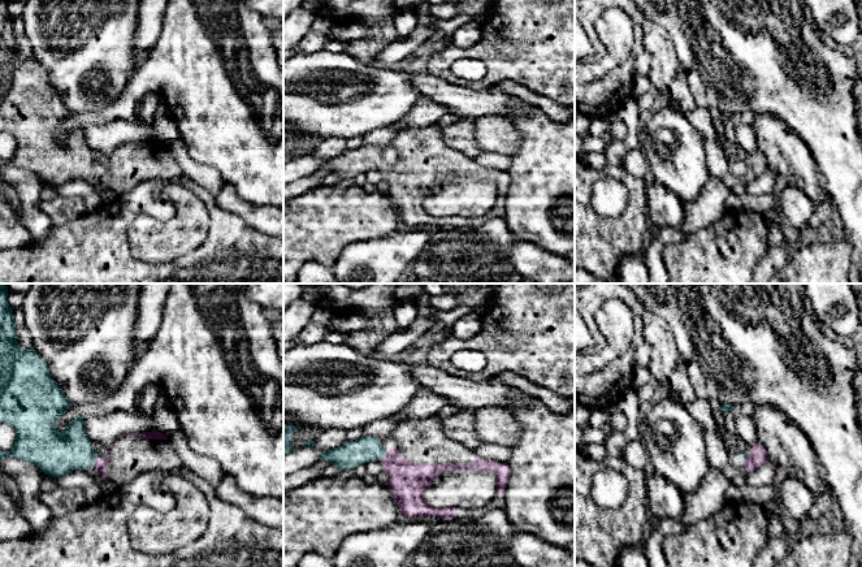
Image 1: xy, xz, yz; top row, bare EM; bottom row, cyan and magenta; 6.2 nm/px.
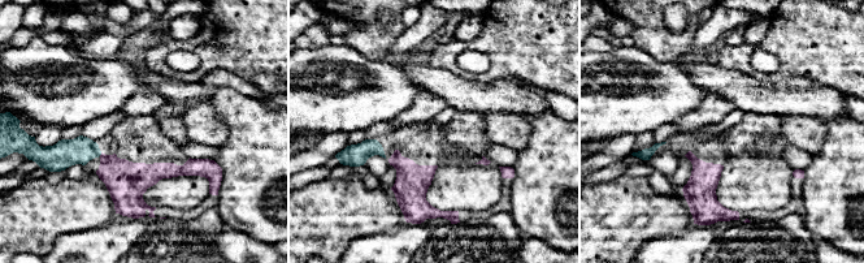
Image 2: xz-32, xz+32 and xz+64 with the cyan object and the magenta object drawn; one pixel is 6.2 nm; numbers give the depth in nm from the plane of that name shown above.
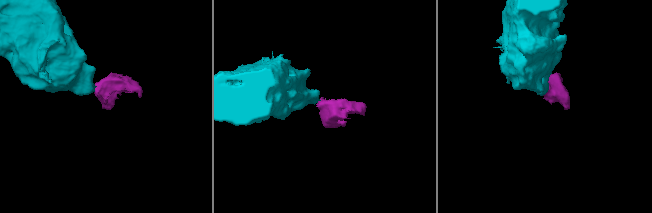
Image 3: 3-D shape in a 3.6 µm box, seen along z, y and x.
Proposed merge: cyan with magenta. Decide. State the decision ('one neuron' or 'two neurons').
one neuron

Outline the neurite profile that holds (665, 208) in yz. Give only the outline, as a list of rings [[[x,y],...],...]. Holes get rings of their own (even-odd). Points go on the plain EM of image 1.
[[[654,182],[647,187],[647,209],[651,225],[680,228],[684,222],[684,204],[673,191]]]

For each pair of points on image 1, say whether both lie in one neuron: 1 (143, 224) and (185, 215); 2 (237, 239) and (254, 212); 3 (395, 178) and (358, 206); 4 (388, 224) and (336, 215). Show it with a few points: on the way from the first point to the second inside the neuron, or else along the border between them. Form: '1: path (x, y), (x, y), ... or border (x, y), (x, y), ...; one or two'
1: path (154, 226), (174, 225); one
2: border (220, 207), (269, 236); two
3: border (386, 193), (401, 220); two
4: path (375, 216), (349, 216); one

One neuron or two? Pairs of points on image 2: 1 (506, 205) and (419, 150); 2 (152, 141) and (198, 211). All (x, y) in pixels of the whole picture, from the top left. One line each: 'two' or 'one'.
1: one
2: one

